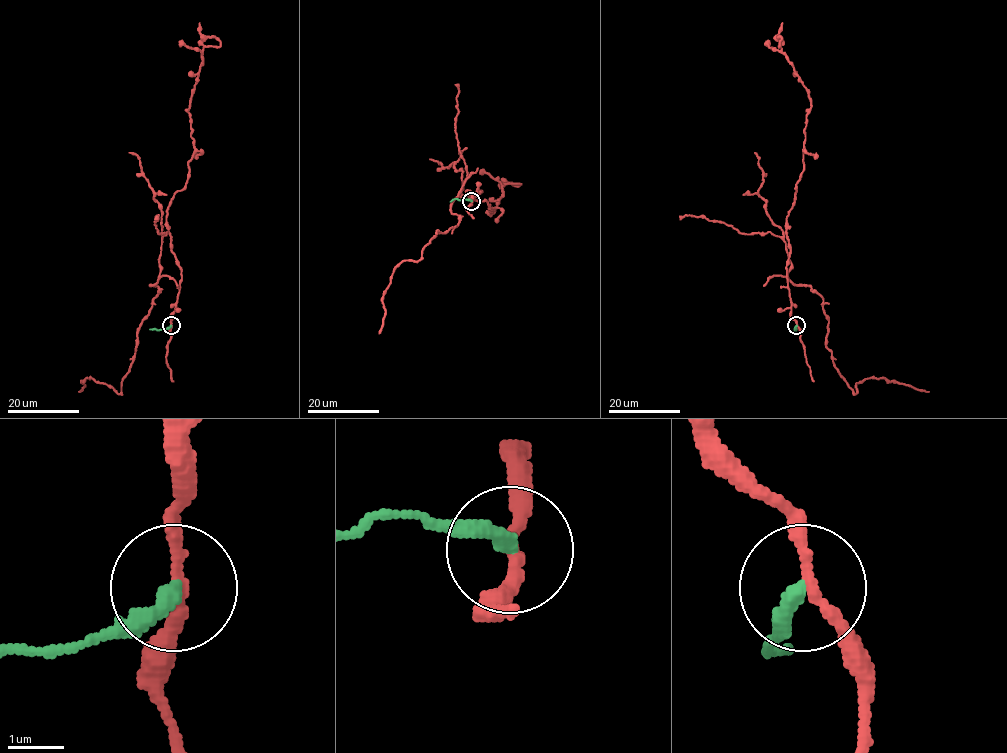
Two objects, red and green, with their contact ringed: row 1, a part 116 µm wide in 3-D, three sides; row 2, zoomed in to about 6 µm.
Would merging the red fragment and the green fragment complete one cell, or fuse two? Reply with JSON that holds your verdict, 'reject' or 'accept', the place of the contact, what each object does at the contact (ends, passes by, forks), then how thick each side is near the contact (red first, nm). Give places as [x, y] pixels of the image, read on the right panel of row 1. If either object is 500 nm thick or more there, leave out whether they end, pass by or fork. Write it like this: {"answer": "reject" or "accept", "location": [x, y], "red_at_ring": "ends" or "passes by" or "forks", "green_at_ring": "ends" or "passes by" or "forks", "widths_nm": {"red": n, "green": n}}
{"answer": "reject", "location": [796, 325], "red_at_ring": "passes by", "green_at_ring": "ends", "widths_nm": {"red": 190, "green": 320}}

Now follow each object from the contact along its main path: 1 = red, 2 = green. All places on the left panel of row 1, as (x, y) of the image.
1: (171, 325), (182, 269), (168, 233), (150, 285), (158, 294), (121, 392), (91, 377), (78, 392)
2: (171, 325), (165, 329), (149, 329)

